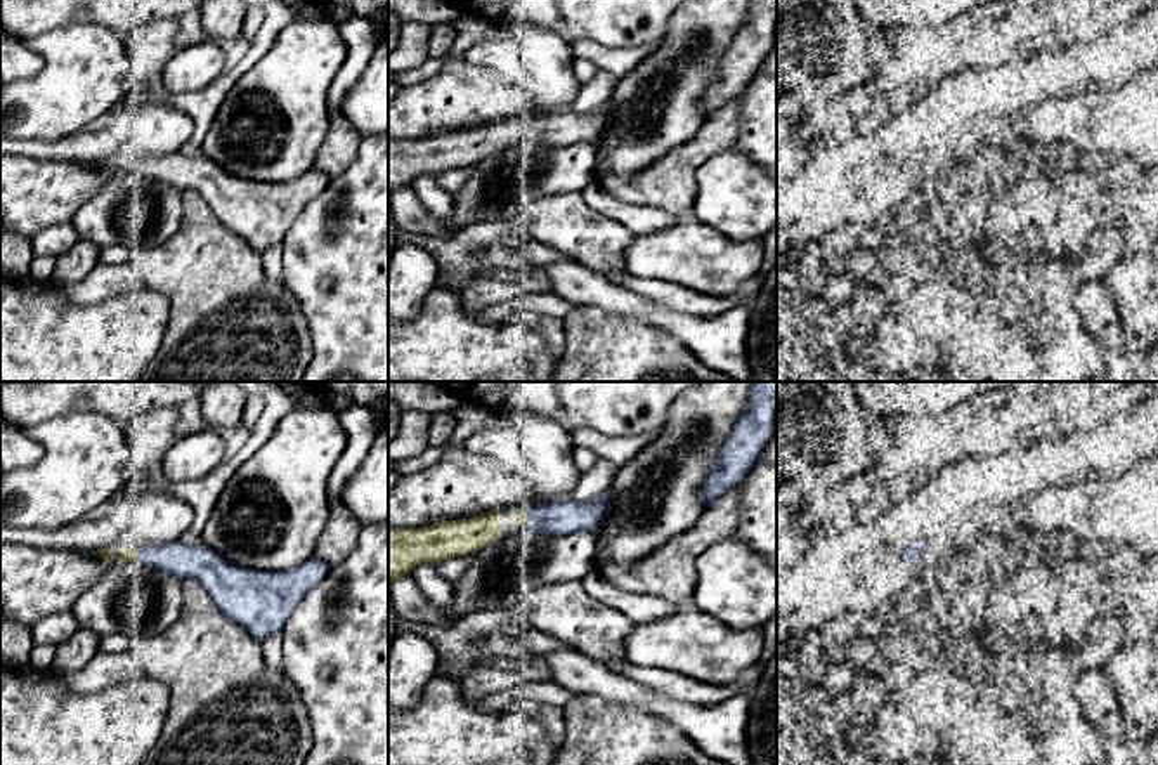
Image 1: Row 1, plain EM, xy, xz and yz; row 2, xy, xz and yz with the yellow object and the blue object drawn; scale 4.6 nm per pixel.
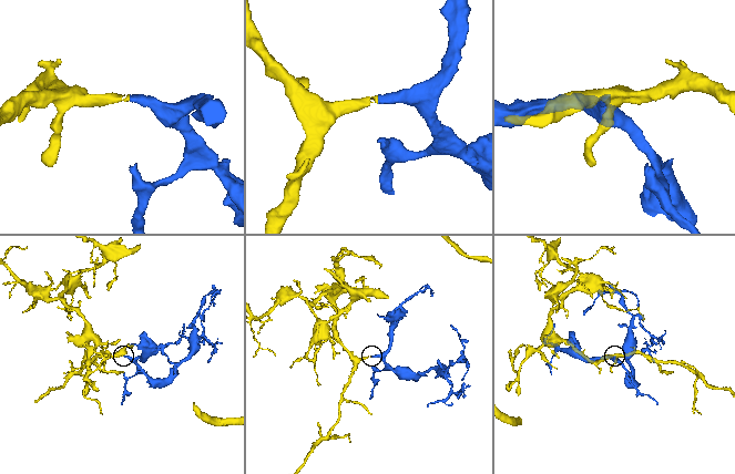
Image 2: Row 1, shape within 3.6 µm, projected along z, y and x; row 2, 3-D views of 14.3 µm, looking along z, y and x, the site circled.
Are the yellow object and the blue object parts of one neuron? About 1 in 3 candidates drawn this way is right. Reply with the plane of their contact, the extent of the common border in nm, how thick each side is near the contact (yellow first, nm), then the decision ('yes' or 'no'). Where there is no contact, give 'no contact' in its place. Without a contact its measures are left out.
contact in xz; length 90 nm; calibres 60 and 160 nm; yes

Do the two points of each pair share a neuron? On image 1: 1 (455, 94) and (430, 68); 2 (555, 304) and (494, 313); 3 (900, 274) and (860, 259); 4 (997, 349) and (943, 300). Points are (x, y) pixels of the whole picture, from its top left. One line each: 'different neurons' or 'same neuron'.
1: different neurons
2: same neuron
3: same neuron
4: same neuron

